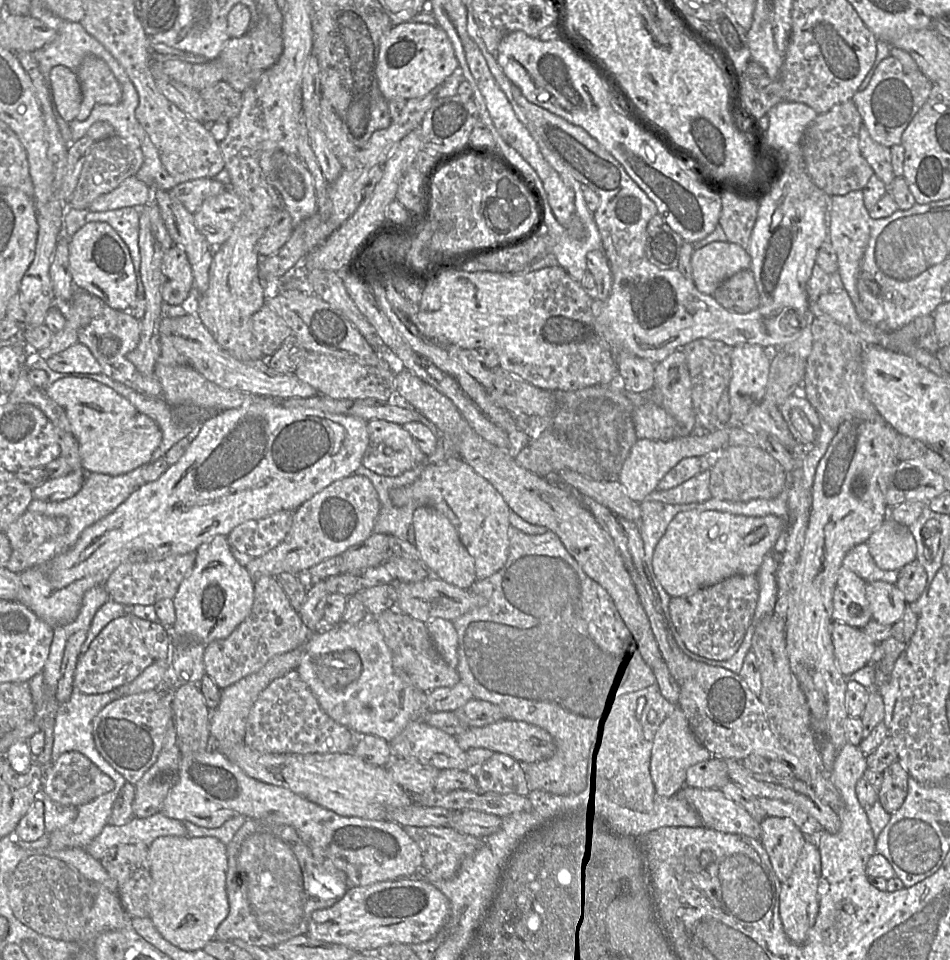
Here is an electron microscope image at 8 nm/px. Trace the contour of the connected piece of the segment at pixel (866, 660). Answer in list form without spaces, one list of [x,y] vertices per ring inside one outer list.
[[[840,622],[833,623],[831,637],[836,665],[845,677],[869,664],[878,645],[863,629]]]

